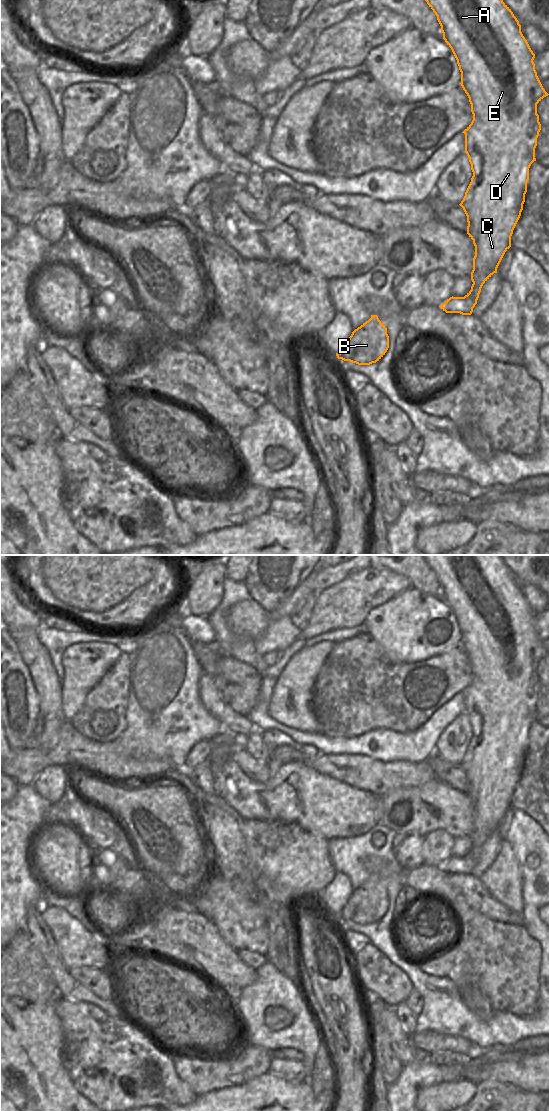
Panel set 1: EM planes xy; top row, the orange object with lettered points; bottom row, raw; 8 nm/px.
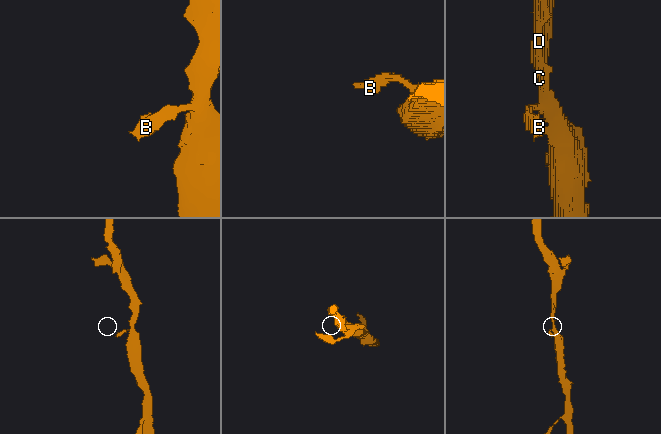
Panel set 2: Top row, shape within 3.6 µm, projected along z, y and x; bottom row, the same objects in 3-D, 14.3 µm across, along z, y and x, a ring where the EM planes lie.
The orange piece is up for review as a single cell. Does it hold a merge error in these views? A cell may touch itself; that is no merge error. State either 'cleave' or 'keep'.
keep

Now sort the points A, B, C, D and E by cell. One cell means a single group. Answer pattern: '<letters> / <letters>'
A B C D E

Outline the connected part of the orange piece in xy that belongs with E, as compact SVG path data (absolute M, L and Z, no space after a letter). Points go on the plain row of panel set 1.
M422 555L429 567L437 576L437 580L441 586L443 599L451 608L461 632L461 646L469 658L471 664L471 672L473 680L471 684L462 692L465 694L465 712L471 724L473 736L471 742L465 752L465 756L459 764L467 776L467 794L473 800L475 806L475 816L473 818L473 830L471 832L471 840L473 842L471 850L464 857L450 857L439 867L446 873L460 873L462 875L471 875L473 868L477 864L479 854L483 844L494 834L505 814L511 807L511 796L513 790L521 776L523 764L525 762L525 754L527 752L527 742L529 740L529 728L536 721L535 708L537 706L537 698L541 690L539 675L537 674L537 664L549 654L543 648L535 630L533 622L535 614L531 610L527 600L521 592L521 585L514 576L511 569L503 562L500 555Z

